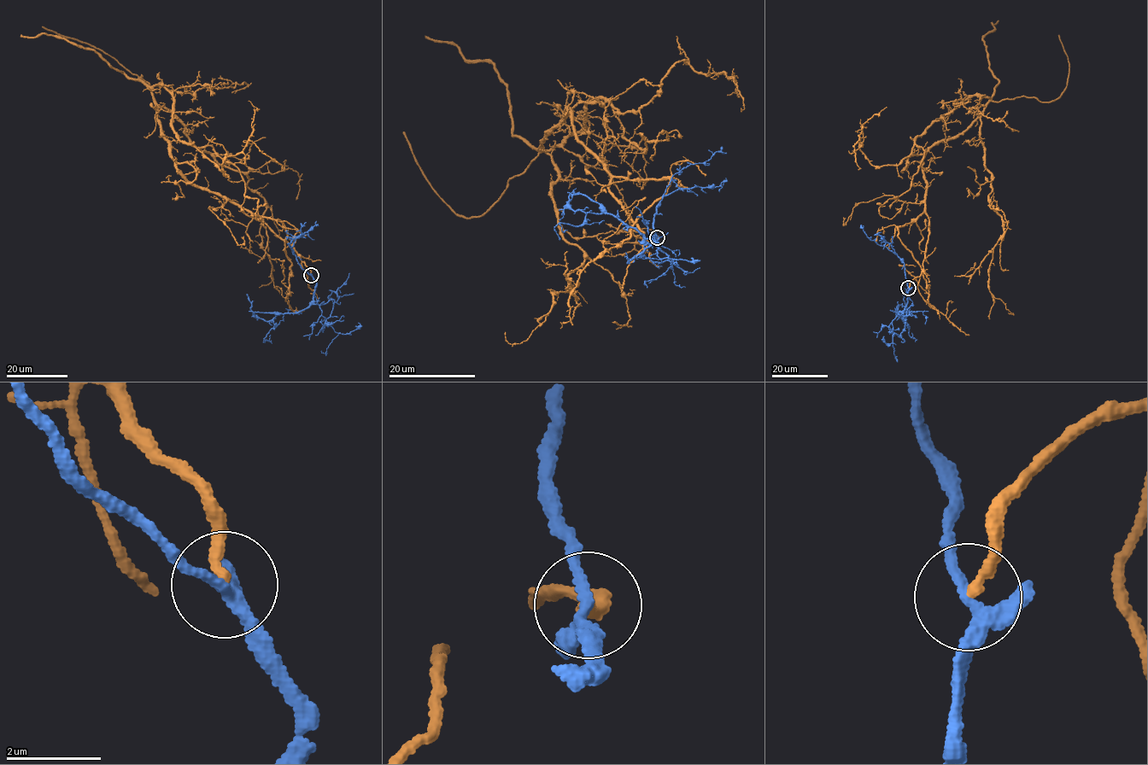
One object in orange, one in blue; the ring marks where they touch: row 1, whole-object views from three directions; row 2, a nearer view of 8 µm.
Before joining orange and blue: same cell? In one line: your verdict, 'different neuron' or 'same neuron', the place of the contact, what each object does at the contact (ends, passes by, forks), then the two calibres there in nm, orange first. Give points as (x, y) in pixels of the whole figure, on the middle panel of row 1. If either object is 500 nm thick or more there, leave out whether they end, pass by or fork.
different neuron; place (657, 237); orange ends; blue forks; calibres 220 and 240 nm

